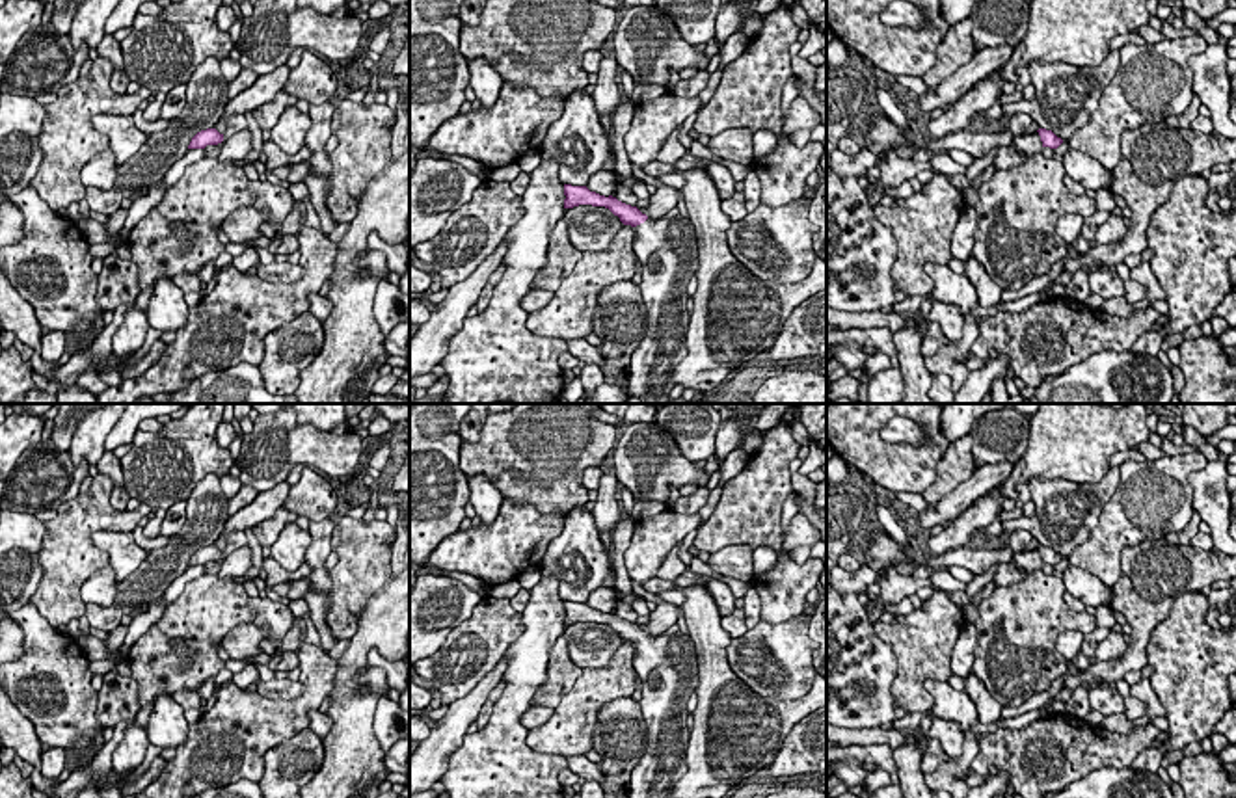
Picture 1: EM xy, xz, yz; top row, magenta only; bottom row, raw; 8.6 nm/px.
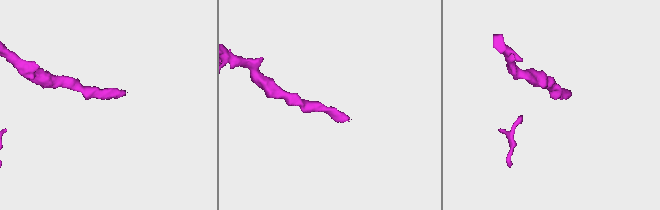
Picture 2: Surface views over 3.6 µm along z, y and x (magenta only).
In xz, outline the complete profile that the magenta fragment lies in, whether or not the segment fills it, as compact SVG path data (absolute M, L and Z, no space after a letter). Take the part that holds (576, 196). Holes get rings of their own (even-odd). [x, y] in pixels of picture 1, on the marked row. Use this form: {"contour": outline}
{"contour": "M564 184L564 208L605 206L637 229L633 251L642 264L640 294L648 311L646 337L631 355L629 396L640 404L670 404L674 368L687 355L687 285L696 273L696 233L689 218L652 221L637 206L599 195L586 186Z"}

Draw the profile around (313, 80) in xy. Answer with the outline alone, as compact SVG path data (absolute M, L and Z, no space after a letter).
M303 50L298 67L290 69L283 87L289 95L307 100L311 106L331 100L337 89L337 76L329 61L313 50Z

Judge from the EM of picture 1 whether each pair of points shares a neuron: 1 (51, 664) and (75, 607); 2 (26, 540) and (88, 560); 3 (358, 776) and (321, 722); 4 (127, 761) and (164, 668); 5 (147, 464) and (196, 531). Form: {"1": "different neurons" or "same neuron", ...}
{"1": "different neurons", "2": "different neurons", "3": "different neurons", "4": "different neurons", "5": "different neurons"}

